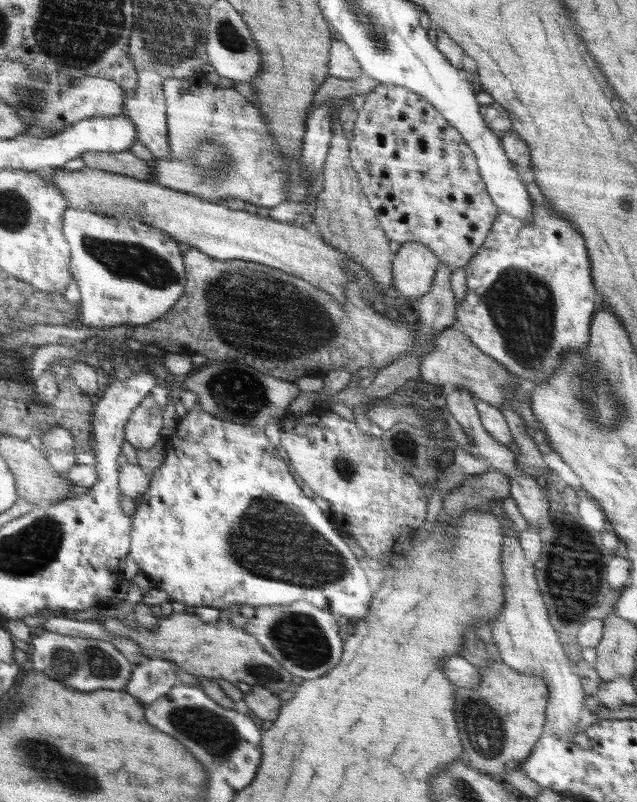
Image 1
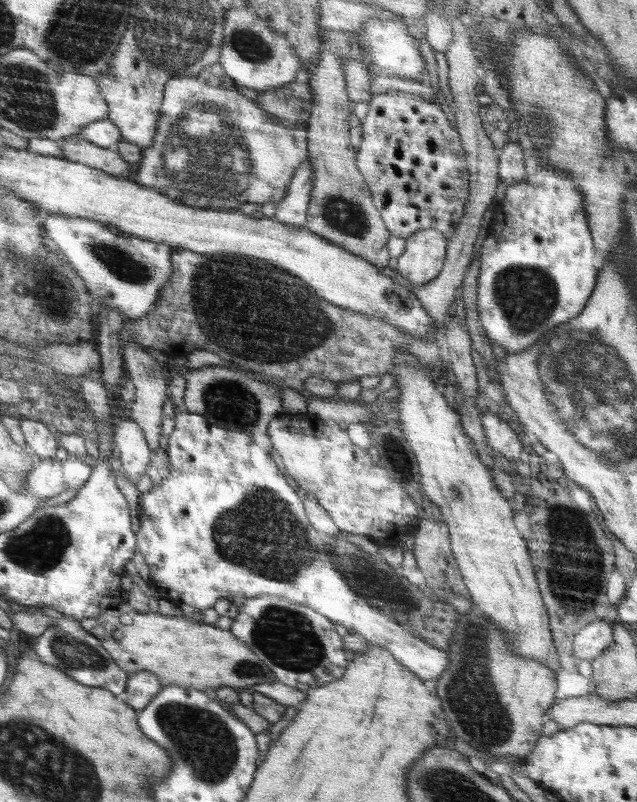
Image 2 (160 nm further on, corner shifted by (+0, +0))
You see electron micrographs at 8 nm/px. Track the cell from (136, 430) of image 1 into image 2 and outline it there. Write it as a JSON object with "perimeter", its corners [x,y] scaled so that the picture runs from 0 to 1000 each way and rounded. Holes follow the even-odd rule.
{"perimeter":[[[204,519],[182,530],[179,537],[177,551],[188,567],[184,572],[187,581],[196,596],[215,603],[218,596],[228,591],[239,569],[234,552],[229,551],[217,527]]]}

